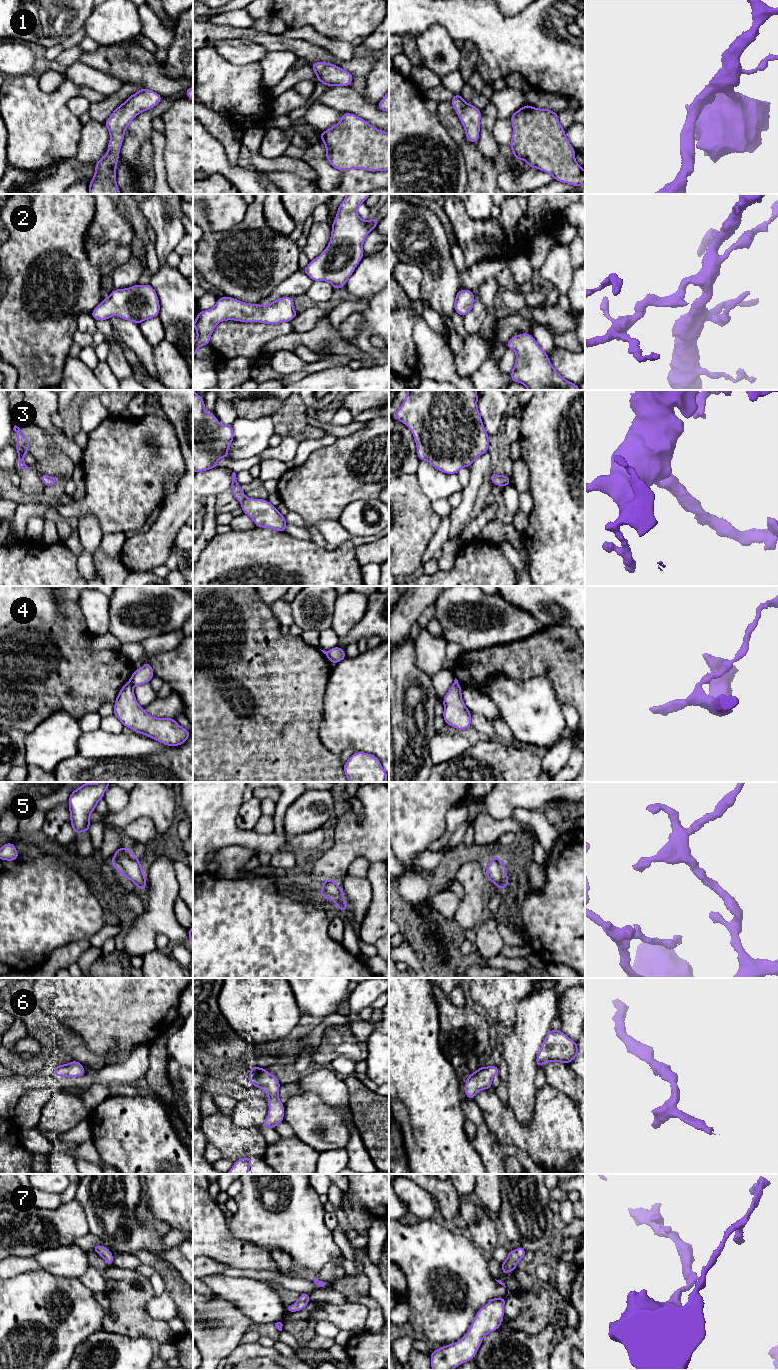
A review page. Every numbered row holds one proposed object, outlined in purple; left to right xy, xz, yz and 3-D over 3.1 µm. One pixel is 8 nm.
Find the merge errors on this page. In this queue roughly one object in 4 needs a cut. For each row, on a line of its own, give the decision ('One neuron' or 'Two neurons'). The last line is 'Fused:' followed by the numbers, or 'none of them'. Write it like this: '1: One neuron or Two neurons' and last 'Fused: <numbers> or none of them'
1: One neuron
2: One neuron
3: One neuron
4: Two neurons
5: One neuron
6: One neuron
7: One neuron
Fused: 4

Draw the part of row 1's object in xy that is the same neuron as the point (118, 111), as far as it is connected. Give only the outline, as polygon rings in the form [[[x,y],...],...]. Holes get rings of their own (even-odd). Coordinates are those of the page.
[[[142,88],[136,94],[130,95],[104,122],[110,133],[108,151],[95,165],[89,194],[120,194],[115,172],[125,130],[138,114],[158,105],[161,99],[157,92]]]

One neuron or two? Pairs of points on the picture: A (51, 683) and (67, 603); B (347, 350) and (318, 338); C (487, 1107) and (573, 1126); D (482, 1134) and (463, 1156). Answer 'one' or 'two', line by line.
A: one
B: one
C: one
D: two

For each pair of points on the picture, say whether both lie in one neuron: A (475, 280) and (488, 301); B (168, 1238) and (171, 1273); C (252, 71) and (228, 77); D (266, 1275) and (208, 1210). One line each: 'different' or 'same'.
A: different
B: different
C: same
D: different

